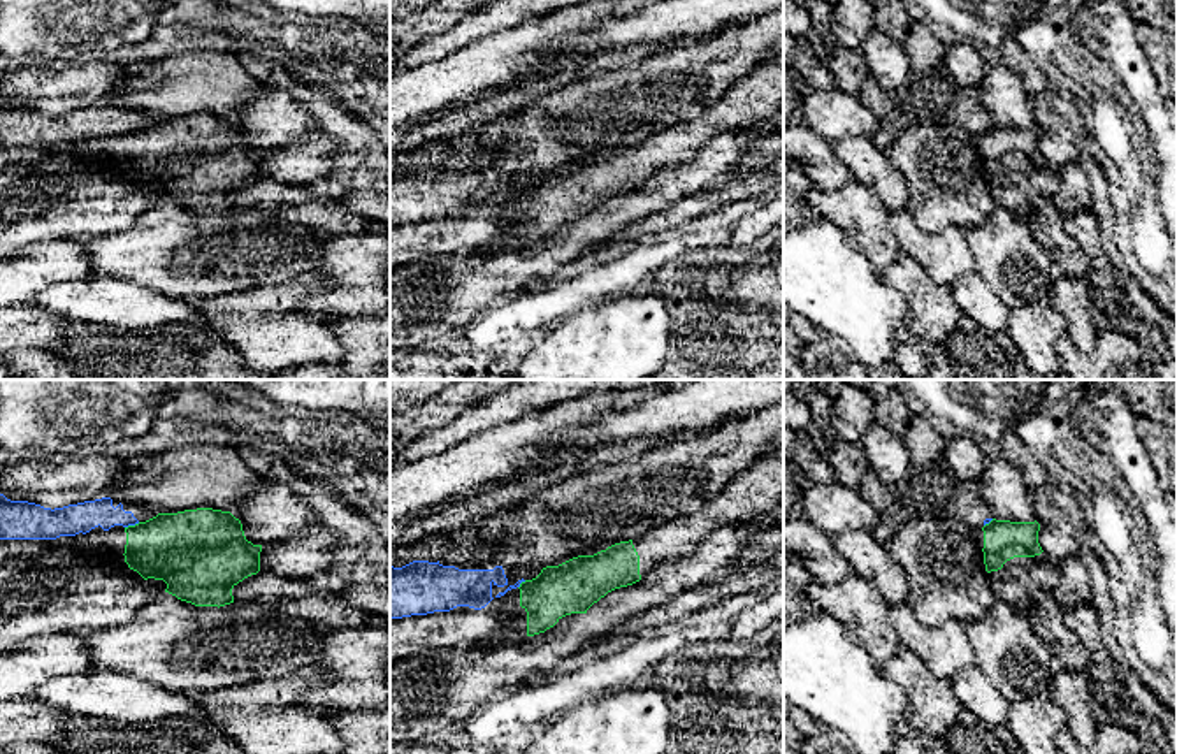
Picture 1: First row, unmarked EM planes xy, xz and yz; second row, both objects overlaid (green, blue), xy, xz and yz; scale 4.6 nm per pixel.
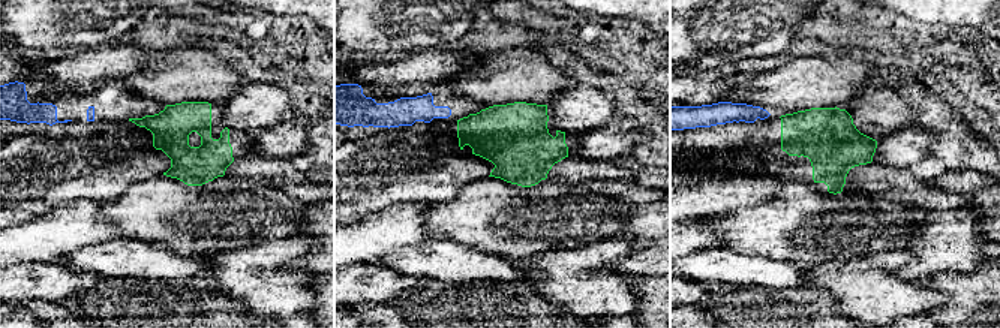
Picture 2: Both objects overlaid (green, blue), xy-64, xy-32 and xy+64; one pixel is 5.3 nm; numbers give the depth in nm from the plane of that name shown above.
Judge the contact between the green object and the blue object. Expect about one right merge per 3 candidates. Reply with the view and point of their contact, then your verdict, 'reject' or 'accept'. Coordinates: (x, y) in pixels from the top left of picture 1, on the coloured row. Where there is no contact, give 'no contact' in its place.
meets green in xy at (132, 526); reject

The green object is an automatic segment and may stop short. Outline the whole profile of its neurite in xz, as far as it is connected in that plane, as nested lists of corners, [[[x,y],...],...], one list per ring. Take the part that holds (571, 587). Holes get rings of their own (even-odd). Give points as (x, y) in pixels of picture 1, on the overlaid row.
[[[783,448],[754,462],[706,504],[641,538],[620,541],[594,555],[578,555],[494,598],[485,608],[508,615],[524,636],[553,627],[562,617],[587,613],[608,592],[632,585],[666,561],[690,555],[717,529],[764,522],[783,510]]]

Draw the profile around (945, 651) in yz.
[[[908,603],[889,606],[889,619],[901,645],[919,656],[938,678],[950,680],[956,673],[975,664],[961,620],[924,626]]]

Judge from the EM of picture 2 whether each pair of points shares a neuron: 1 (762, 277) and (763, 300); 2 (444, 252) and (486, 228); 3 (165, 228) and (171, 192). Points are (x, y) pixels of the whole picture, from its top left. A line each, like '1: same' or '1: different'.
1: different
2: different
3: same

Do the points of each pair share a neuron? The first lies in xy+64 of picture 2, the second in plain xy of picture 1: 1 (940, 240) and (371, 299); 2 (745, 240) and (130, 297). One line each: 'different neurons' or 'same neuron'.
1: same neuron
2: different neurons

